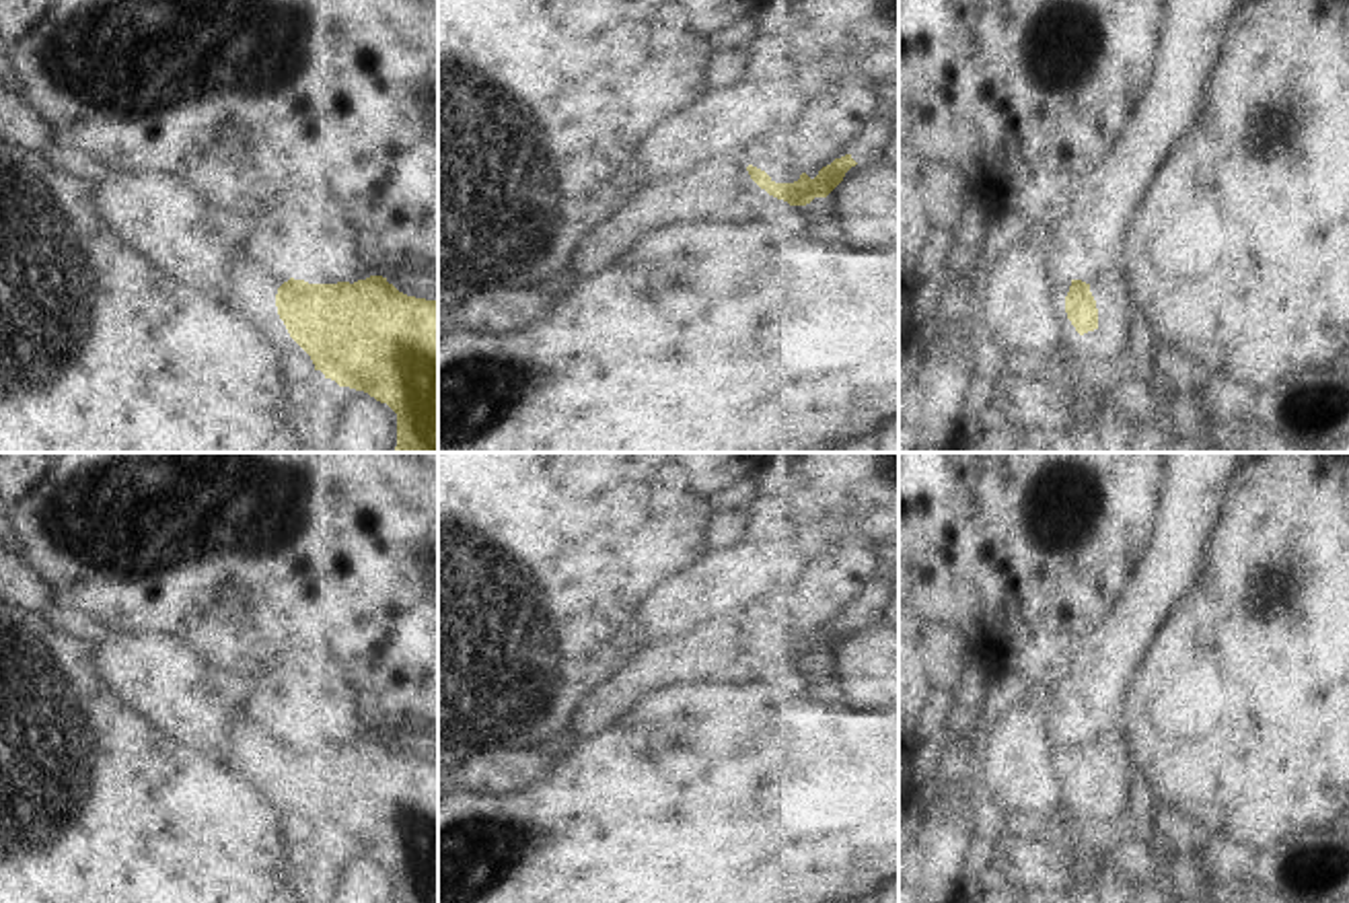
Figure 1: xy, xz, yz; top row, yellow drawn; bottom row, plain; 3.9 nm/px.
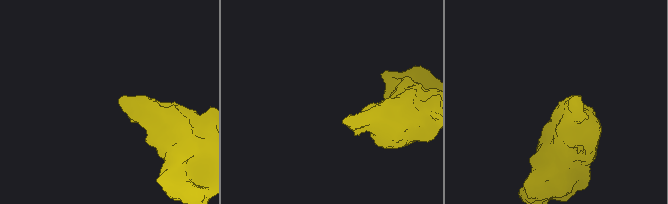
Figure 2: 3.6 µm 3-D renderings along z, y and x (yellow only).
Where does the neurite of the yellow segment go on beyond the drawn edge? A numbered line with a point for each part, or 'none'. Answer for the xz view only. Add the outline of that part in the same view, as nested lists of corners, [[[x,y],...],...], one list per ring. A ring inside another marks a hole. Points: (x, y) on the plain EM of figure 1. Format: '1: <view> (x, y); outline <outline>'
1: xz (696, 657); outline [[[693,629],[683,636],[648,642],[605,683],[584,695],[570,728],[580,738],[607,730],[631,712],[640,699],[674,683],[744,683],[775,671],[777,660],[759,648],[732,652],[720,634]]]

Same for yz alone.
1: yz (1115, 766); outline [[[1123,728],[1108,741],[1090,745],[1098,769],[1098,790],[1121,802],[1133,782],[1133,757],[1125,747],[1125,736],[1127,730]]]

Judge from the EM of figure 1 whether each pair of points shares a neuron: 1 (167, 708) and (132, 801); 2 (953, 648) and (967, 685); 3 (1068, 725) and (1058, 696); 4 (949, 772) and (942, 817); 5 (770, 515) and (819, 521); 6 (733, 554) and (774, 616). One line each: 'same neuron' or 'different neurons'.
1: different neurons
2: same neuron
3: same neuron
4: same neuron
5: same neuron
6: different neurons

